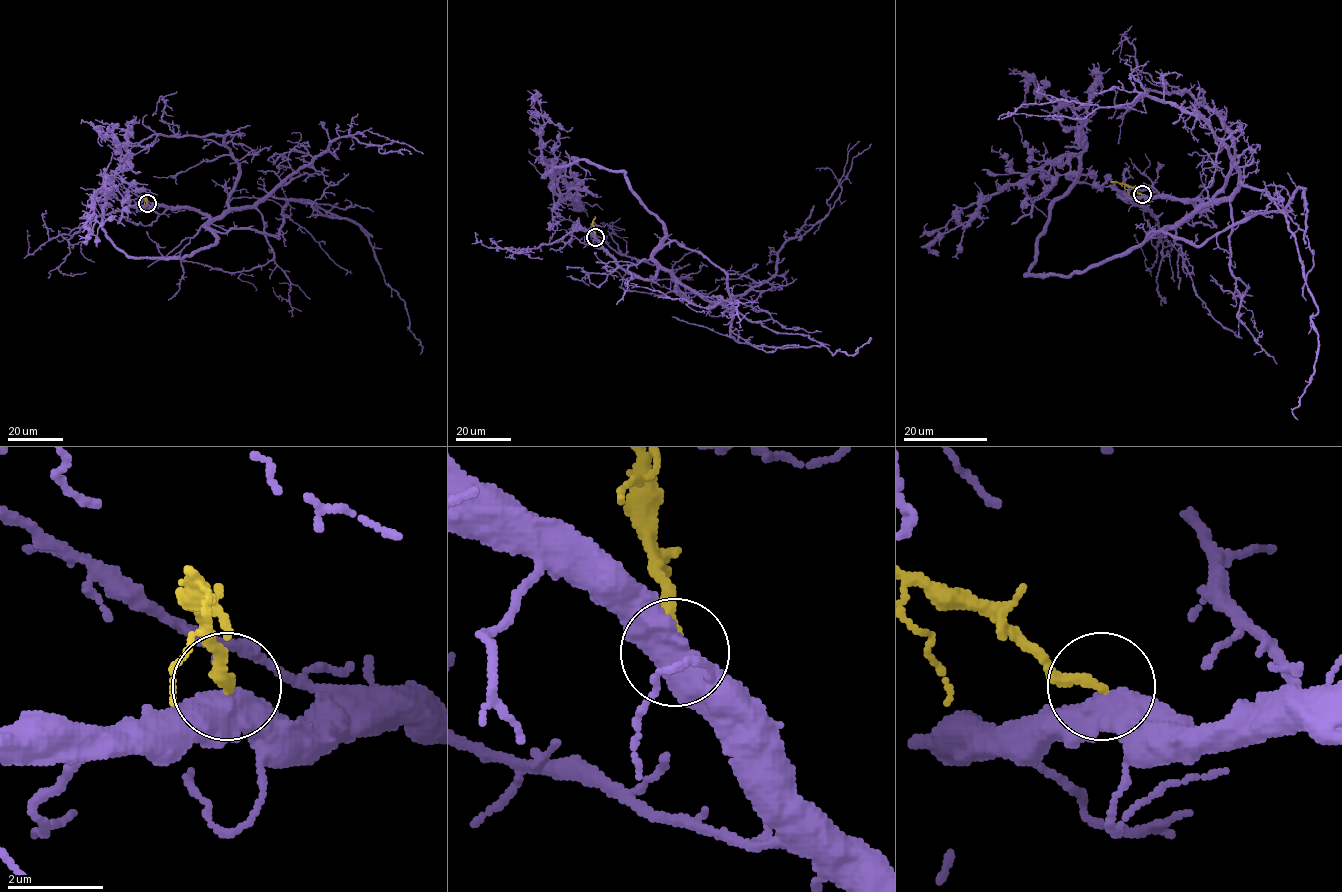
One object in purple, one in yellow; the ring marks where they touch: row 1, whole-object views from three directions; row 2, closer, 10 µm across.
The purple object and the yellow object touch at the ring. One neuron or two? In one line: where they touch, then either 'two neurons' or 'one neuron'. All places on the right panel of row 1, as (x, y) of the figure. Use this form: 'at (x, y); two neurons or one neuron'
at (1142, 194); two neurons

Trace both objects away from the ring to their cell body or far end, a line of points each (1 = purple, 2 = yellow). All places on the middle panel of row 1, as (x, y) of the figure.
1: (595, 238), (632, 274), (652, 279), (665, 268), (703, 297), (773, 331), (808, 335), (833, 355), (868, 342)
2: (595, 238), (592, 225), (595, 216)

